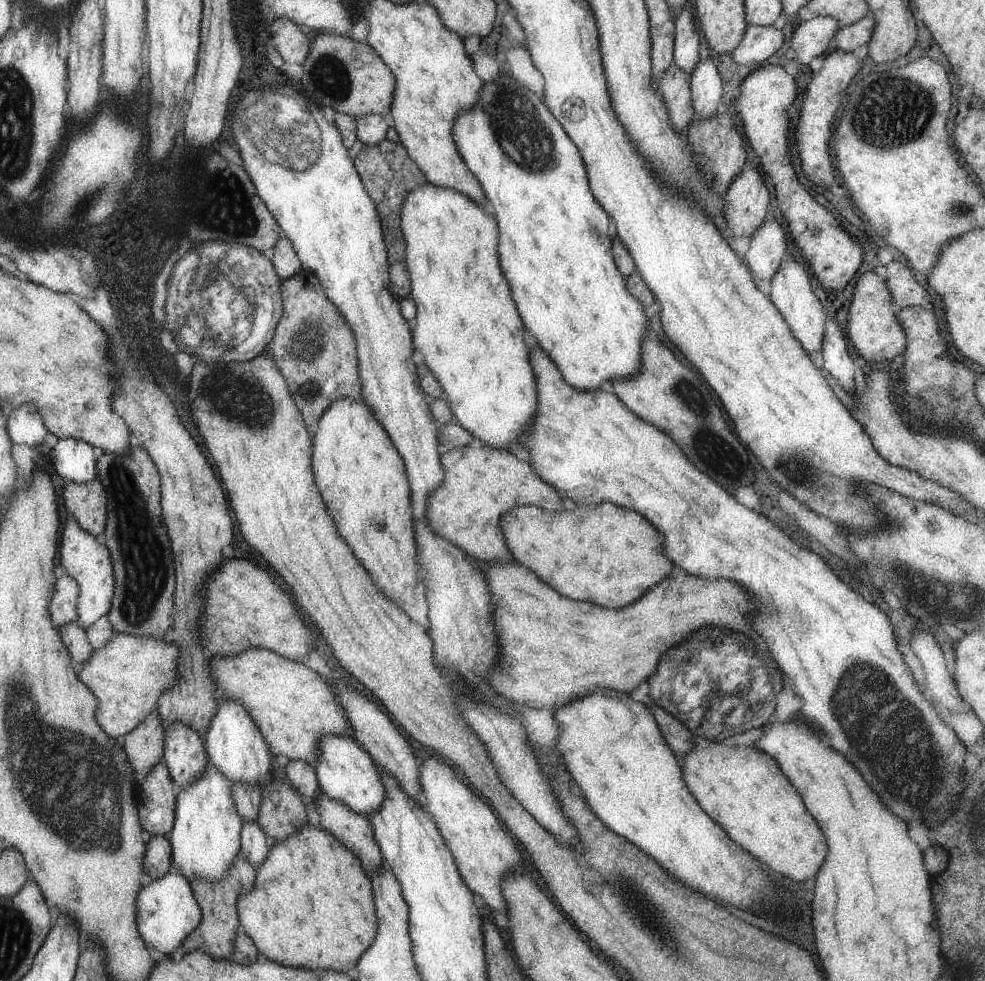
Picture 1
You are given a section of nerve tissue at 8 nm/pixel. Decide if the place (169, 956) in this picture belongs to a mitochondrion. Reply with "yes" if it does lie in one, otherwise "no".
no

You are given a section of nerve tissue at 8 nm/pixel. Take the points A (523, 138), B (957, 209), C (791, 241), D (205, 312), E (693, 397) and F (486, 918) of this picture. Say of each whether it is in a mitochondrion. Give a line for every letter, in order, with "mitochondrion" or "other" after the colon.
A: mitochondrion
B: mitochondrion
C: other
D: mitochondrion
E: mitochondrion
F: other

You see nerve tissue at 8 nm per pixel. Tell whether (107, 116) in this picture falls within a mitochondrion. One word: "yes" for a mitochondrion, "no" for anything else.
no

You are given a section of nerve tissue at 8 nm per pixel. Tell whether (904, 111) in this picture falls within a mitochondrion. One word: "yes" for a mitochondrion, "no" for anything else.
yes

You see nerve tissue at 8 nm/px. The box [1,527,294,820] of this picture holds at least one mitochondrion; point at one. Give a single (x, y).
(143, 589)

